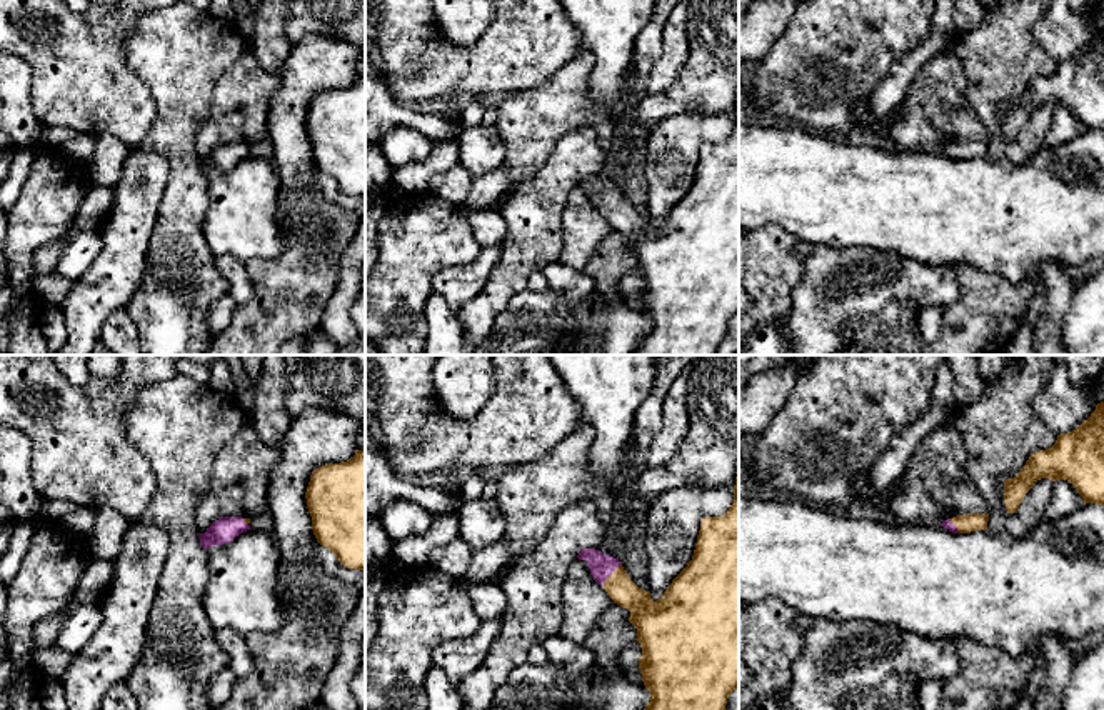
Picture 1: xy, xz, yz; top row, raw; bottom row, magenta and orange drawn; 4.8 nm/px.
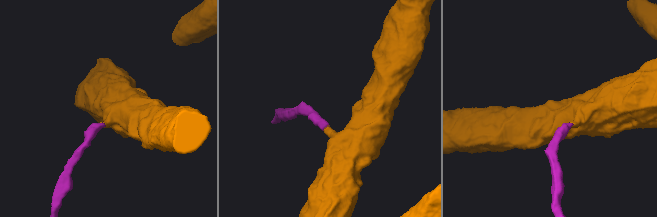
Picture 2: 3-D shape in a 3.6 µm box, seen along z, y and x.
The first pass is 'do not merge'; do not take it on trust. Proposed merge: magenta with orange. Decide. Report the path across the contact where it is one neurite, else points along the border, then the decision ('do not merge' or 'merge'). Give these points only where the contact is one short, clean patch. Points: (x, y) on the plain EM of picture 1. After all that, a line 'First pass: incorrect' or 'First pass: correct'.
runs through xz (601, 192), (609, 202), (644, 239); merge
First pass: incorrect

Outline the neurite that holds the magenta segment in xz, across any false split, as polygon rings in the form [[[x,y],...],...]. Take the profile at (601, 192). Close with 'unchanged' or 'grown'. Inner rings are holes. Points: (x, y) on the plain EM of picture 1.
[[[739,90],[730,135],[720,143],[702,145],[692,187],[672,207],[662,225],[654,228],[650,218],[639,215],[622,190],[610,182],[585,175],[577,185],[587,188],[590,202],[614,230],[630,238],[629,248],[637,255],[635,267],[642,275],[639,295],[650,328],[632,355],[714,355],[729,322],[739,315]]] | grown

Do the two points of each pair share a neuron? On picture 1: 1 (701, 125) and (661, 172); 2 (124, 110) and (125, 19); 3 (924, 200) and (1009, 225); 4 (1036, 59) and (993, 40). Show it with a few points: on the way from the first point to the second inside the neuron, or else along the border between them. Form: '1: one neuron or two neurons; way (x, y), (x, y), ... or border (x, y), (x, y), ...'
1: one neuron; way (689, 137), (671, 155), (671, 160)
2: one neuron; way (112, 87), (112, 42)
3: one neuron; way (946, 210), (988, 214)
4: one neuron; way (1026, 59), (1011, 59), (1003, 50)

